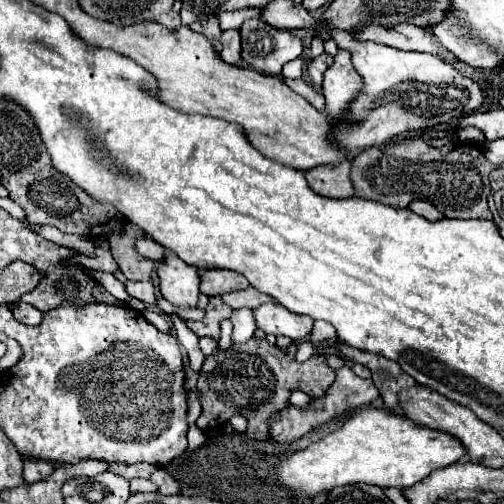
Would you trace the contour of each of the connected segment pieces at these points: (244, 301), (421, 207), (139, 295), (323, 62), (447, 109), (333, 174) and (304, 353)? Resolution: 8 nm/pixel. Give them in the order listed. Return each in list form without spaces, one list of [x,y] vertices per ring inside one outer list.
[[[247,287],[247,289],[233,291],[233,293],[227,293],[227,295],[219,295],[225,303],[229,303],[231,309],[239,309],[239,307],[259,307],[261,303],[269,303],[273,299],[269,299],[265,293],[259,293],[257,289],[253,287]]]
[[[415,199],[415,201],[409,205],[409,209],[411,209],[413,213],[417,213],[417,215],[429,219],[429,221],[439,221],[439,219],[443,219],[443,215],[441,215],[431,203],[427,203],[427,201]]]
[[[125,281],[125,289],[131,297],[143,301],[152,307],[157,307],[157,297],[155,297],[155,287],[151,281],[141,281],[141,283],[133,283],[133,281]]]
[[[321,53],[319,57],[315,57],[315,59],[309,63],[309,67],[307,67],[307,73],[309,73],[309,77],[311,77],[311,83],[321,85],[323,73],[325,73],[325,69],[327,69],[331,63],[333,63],[333,57],[327,55],[327,53]]]
[[[333,31],[333,41],[339,49],[353,53],[353,65],[363,79],[363,87],[347,107],[345,117],[331,119],[331,139],[345,151],[363,151],[371,145],[383,145],[401,133],[447,123],[483,103],[479,85],[435,55],[399,51],[373,41],[355,41],[347,31]]]
[[[343,159],[343,163],[335,163],[335,167],[313,167],[311,171],[305,171],[305,177],[315,193],[323,197],[347,199],[353,197],[349,169],[351,169],[351,161]]]
[[[304,341],[297,345],[295,359],[297,362],[304,362],[309,359],[314,353],[314,346],[311,341]]]

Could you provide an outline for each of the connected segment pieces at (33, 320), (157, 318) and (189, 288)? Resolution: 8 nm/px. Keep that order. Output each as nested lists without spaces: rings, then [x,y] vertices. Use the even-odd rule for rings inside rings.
[[[15,303],[13,305],[13,315],[23,325],[39,325],[41,323],[41,317],[43,317],[43,313],[39,313],[29,303]]]
[[[145,309],[143,311],[143,316],[160,331],[163,331],[164,333],[170,332],[171,328],[164,314],[147,311],[147,309]]]
[[[171,251],[157,265],[159,291],[177,307],[195,307],[199,299],[199,269],[179,261]]]

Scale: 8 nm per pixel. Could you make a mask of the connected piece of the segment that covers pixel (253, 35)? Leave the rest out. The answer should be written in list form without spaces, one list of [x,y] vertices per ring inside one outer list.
[[[247,19],[241,25],[241,59],[259,73],[281,75],[287,61],[303,53],[303,43],[291,31],[275,29],[261,19]]]

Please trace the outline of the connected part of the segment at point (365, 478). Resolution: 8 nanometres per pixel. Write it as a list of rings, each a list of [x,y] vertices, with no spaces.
[[[363,409],[353,417],[349,417],[337,431],[325,435],[317,443],[311,443],[305,451],[297,451],[289,457],[283,457],[283,461],[279,461],[277,467],[277,481],[297,491],[299,495],[307,495],[307,497],[315,497],[325,489],[331,491],[337,485],[349,485],[349,483],[371,483],[379,487],[403,489],[425,479],[435,469],[457,463],[465,453],[467,451],[463,451],[463,443],[459,443],[459,439],[447,435],[445,431],[431,431],[429,427],[415,423],[405,415],[395,415],[385,409]]]

